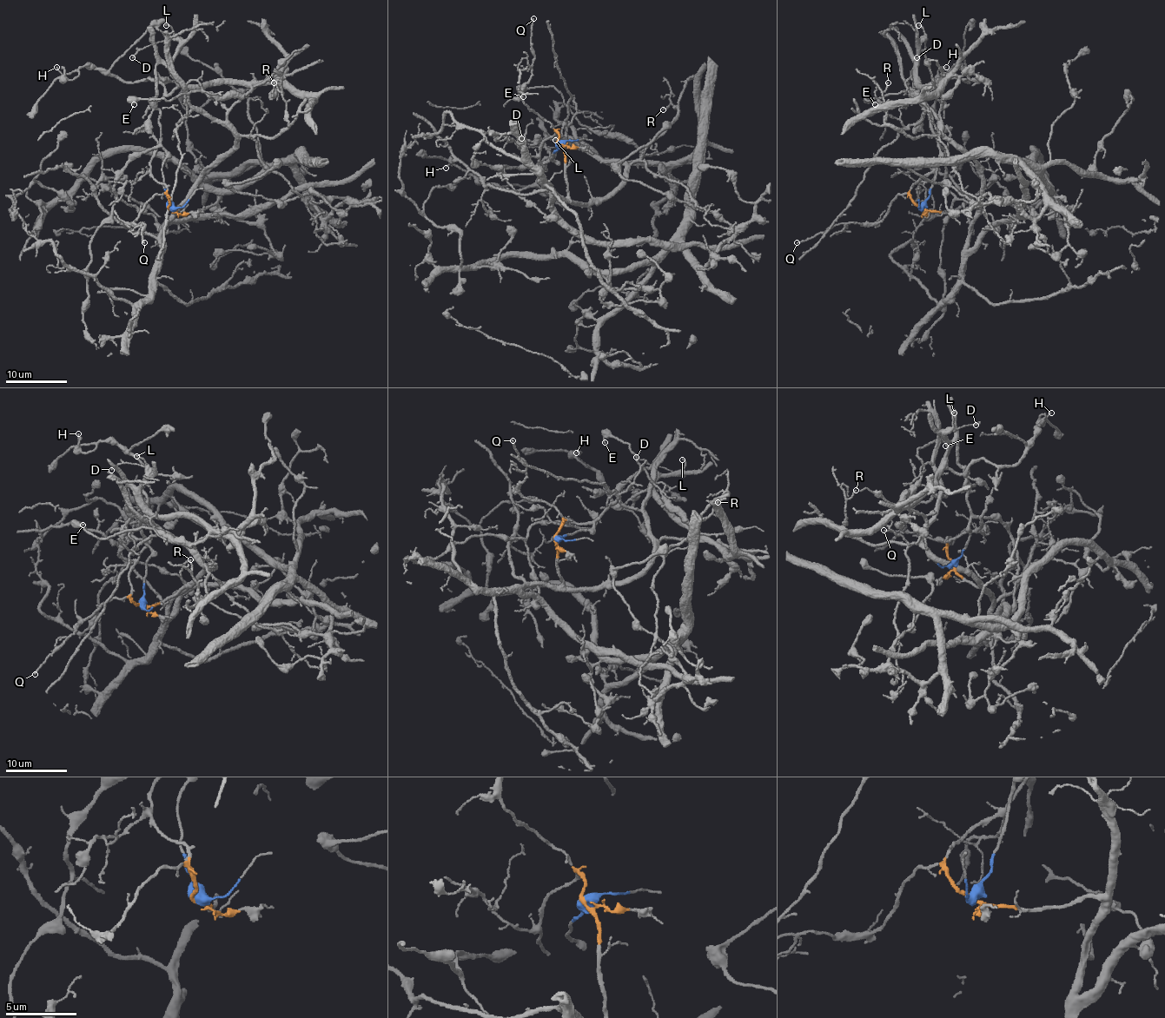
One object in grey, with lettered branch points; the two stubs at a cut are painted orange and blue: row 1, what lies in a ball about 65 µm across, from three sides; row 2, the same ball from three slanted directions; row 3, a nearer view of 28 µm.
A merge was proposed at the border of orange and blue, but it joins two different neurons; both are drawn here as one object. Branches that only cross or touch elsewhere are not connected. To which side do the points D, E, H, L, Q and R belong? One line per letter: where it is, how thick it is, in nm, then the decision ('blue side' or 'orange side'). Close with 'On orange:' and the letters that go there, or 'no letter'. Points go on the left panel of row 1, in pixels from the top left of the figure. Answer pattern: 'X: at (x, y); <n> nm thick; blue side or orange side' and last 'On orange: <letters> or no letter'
D: at (132, 57); 90 nm thick; blue side
E: at (134, 104); 160 nm thick; blue side
H: at (56, 67); 110 nm thick; blue side
L: at (166, 25); 120 nm thick; blue side
Q: at (144, 242); 170 nm thick; orange side
R: at (274, 82); 100 nm thick; orange side
On orange: Q, R

